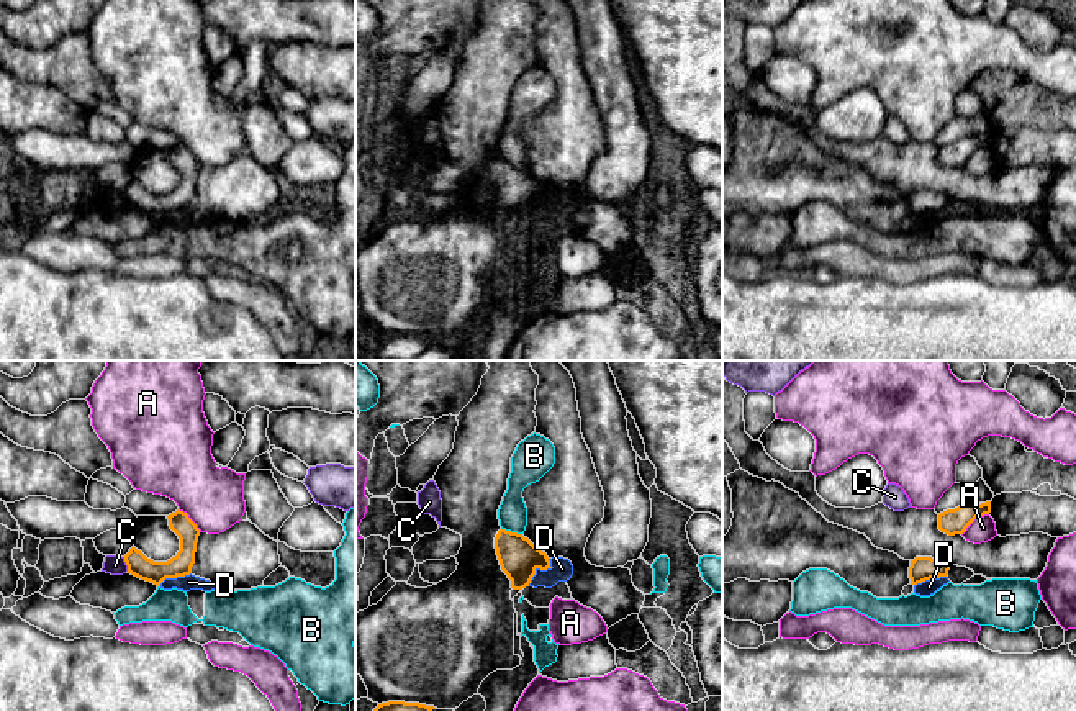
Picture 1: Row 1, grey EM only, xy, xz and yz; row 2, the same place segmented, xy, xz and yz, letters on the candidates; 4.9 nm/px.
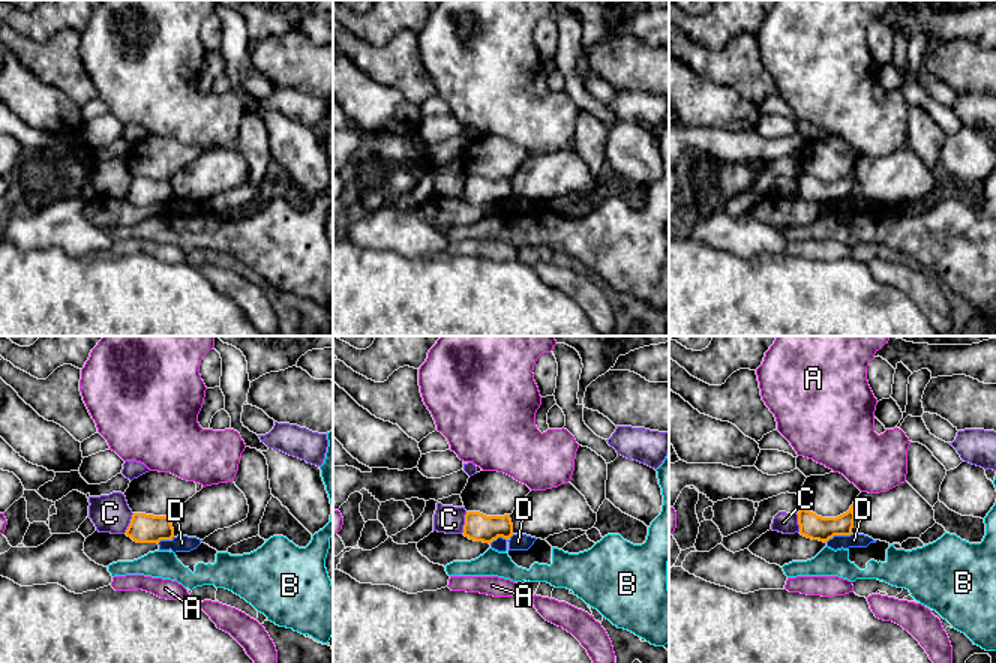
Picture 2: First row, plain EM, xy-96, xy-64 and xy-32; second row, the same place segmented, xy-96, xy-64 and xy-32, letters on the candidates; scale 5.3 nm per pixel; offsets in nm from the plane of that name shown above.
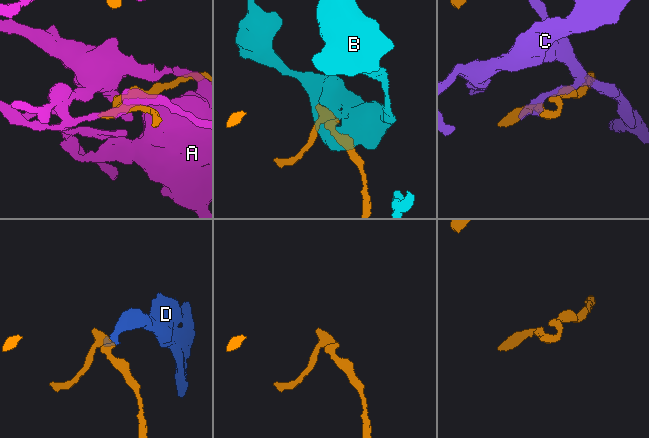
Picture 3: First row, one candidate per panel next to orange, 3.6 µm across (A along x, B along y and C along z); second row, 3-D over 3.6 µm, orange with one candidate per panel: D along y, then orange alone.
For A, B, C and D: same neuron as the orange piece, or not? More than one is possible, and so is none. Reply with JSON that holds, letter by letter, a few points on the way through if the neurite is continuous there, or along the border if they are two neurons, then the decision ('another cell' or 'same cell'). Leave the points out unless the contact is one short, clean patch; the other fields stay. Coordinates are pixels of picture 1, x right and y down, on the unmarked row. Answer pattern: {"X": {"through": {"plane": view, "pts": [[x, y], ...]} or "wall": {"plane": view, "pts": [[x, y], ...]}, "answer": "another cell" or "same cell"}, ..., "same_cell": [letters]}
{"A": {"answer": "another cell"}, "B": {"answer": "another cell"}, "C": {"answer": "another cell"}, "D": {"wall": {"plane": "xz", "pts": [[549, 192], [549, 199], [538, 202], [528, 218]]}, "answer": "another cell"}, "same_cell": []}

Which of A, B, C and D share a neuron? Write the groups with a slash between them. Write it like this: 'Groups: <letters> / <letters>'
Groups: A / B / C / D

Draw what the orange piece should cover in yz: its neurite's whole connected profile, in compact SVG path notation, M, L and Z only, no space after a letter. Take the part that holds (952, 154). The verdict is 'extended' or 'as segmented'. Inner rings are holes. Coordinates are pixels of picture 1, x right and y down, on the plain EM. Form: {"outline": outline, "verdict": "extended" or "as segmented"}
{"outline": "M991 134L976 138L966 136L955 143L938 147L938 162L948 169L963 167L966 161L978 151L991 146Z", "verdict": "as segmented"}

